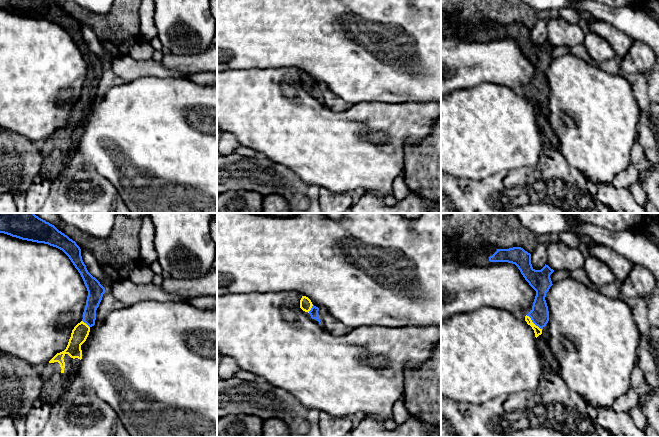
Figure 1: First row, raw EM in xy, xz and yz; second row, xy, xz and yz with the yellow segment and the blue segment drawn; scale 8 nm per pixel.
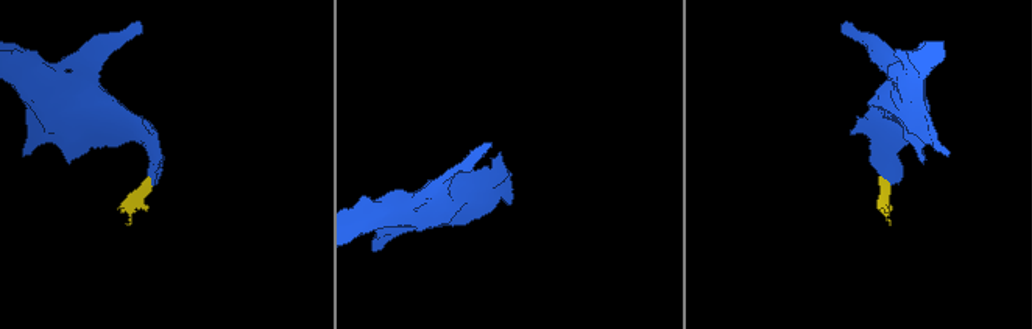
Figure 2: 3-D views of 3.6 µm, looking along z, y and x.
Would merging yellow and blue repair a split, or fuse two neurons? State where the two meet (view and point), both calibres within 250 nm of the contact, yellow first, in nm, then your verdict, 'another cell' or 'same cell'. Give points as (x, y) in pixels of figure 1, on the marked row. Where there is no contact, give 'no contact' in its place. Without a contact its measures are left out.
contact yz (533, 323); calibres 60 and 150 nm; same cell

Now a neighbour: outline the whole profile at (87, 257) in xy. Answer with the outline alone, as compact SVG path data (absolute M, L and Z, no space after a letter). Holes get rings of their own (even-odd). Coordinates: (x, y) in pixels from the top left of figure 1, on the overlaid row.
M77 244L81 249L81 256L88 272L95 277L99 282L105 280L106 273L101 269L99 264L95 261L93 254L89 249Z

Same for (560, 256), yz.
M559 240L548 246L546 265L554 271L570 272L583 268L585 256L581 247L569 246Z

